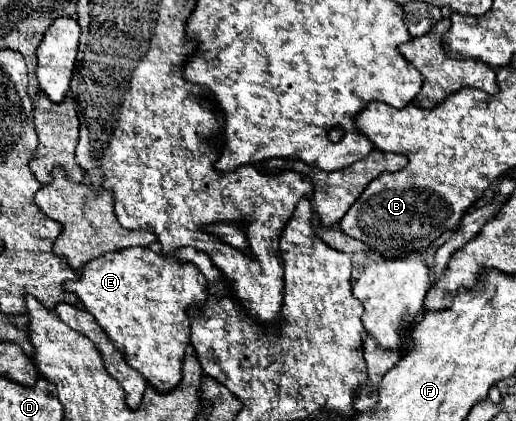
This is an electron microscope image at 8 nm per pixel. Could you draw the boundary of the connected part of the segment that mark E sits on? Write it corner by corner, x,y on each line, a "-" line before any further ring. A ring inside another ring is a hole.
131,247
127,251
113,251
89,261
87,267
79,271
79,279
67,281
63,287
81,299
83,307
103,327
117,351
121,351
127,365
139,371
153,389
167,393
181,383
181,365
191,341
189,309
203,307
207,301
207,281
199,269
191,267
191,263
179,263
171,255
165,257
155,253
149,247

